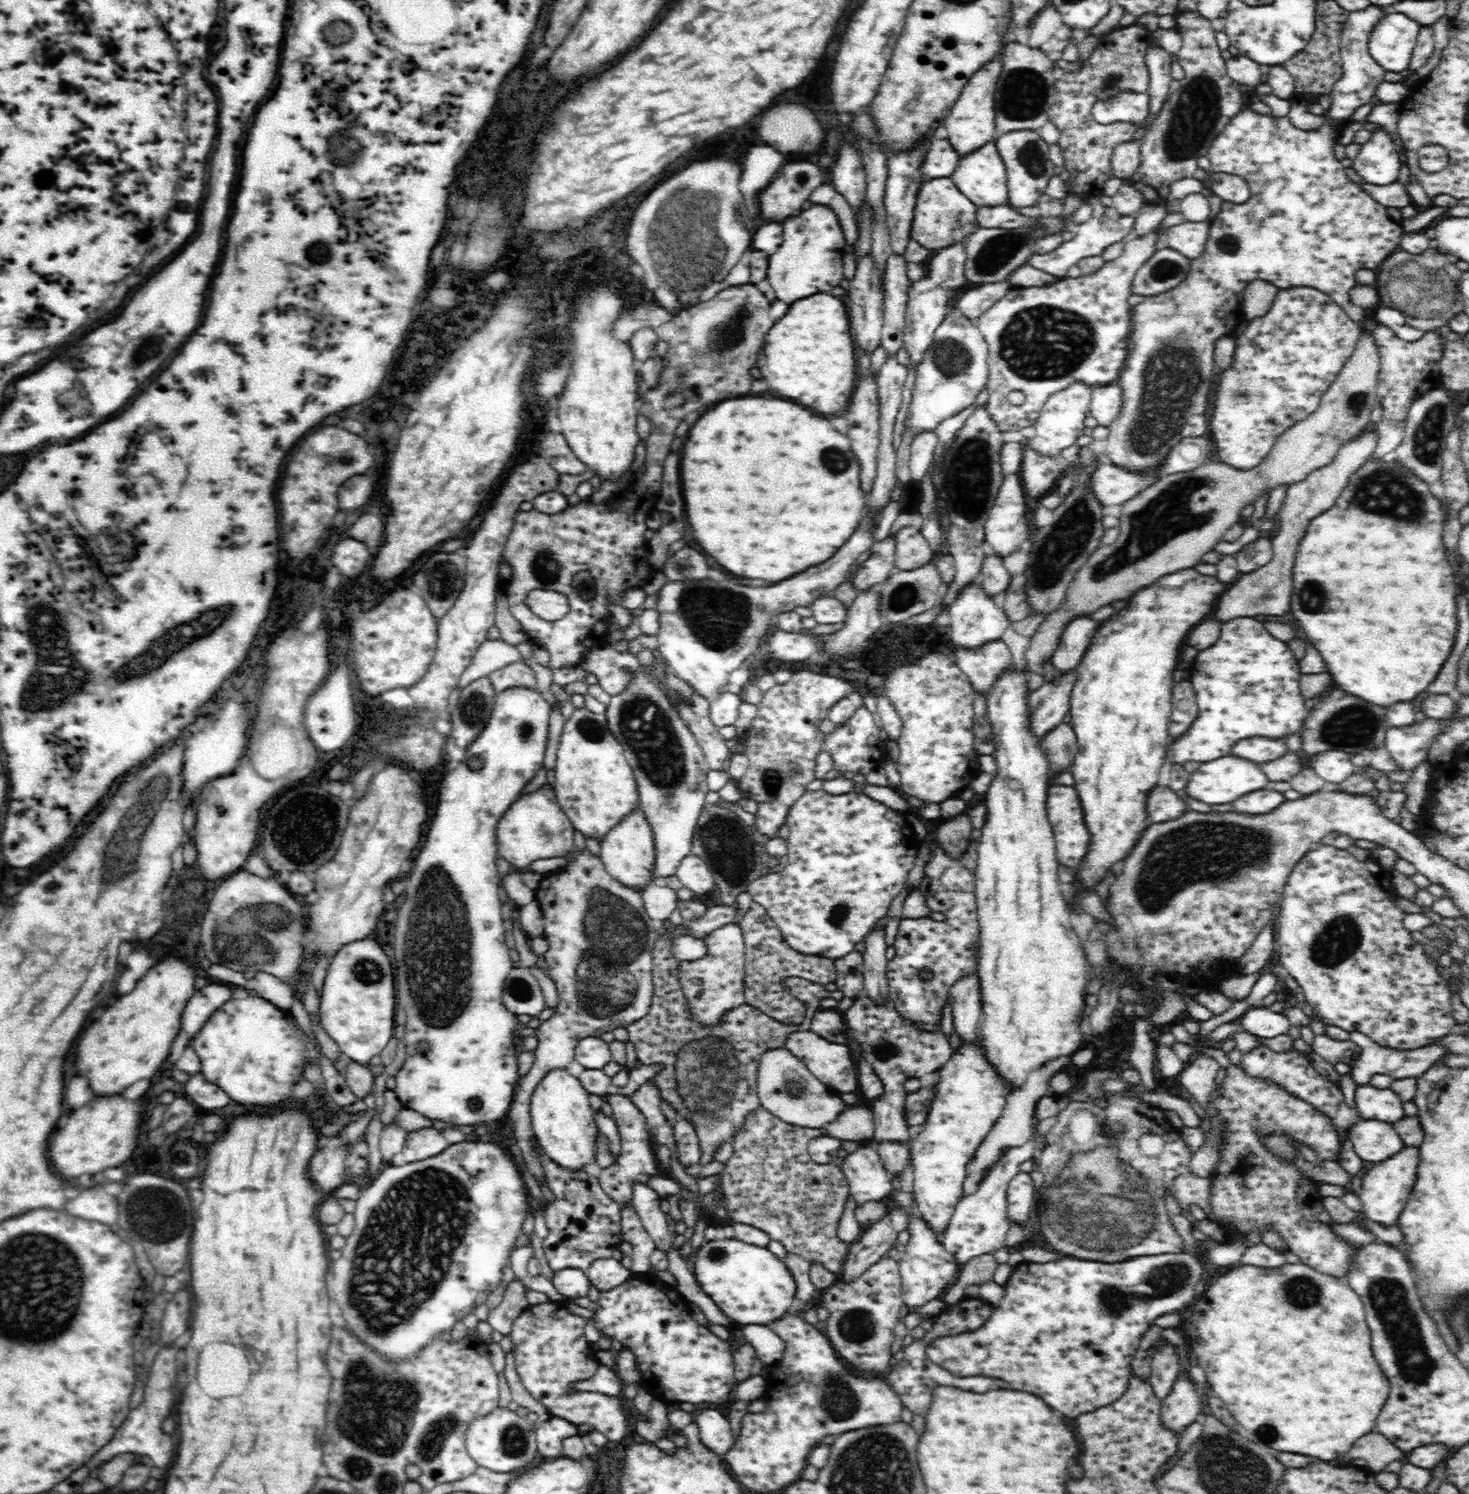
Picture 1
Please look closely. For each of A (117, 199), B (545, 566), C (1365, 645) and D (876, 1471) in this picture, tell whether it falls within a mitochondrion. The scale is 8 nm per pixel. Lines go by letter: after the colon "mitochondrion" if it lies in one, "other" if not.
A: other
B: mitochondrion
C: other
D: mitochondrion

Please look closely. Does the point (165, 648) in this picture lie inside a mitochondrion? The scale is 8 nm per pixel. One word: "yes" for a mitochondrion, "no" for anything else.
yes

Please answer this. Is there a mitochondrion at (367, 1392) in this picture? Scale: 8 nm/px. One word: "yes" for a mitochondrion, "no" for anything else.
yes

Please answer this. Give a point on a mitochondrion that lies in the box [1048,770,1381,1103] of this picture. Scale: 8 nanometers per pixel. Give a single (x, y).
(1209, 851)

